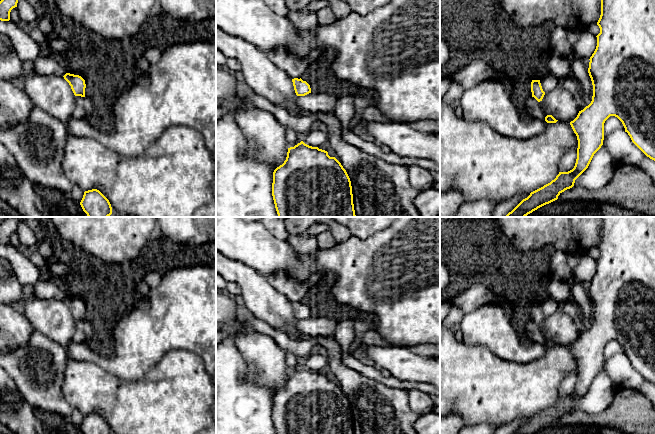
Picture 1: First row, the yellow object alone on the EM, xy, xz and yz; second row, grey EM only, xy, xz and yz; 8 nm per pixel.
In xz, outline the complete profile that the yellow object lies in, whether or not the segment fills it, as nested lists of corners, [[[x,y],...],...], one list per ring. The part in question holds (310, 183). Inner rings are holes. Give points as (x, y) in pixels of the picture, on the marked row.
[[[303,141],[288,148],[286,160],[274,170],[272,196],[278,217],[356,217],[346,170],[327,151]]]

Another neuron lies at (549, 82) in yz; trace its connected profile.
[[[549,73],[541,79],[540,83],[543,91],[548,93],[558,85],[558,79]]]

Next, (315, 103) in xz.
[[[309,93],[305,96],[295,96],[296,103],[312,114],[334,113],[336,100],[336,97],[328,94]]]

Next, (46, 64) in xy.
[[[44,53],[34,62],[35,73],[39,75],[59,75],[64,76],[66,70],[56,61],[54,55]]]

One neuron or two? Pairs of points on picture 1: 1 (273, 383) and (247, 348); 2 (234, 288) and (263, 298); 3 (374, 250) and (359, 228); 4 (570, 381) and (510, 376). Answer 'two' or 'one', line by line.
1: one
2: two
3: two
4: two

